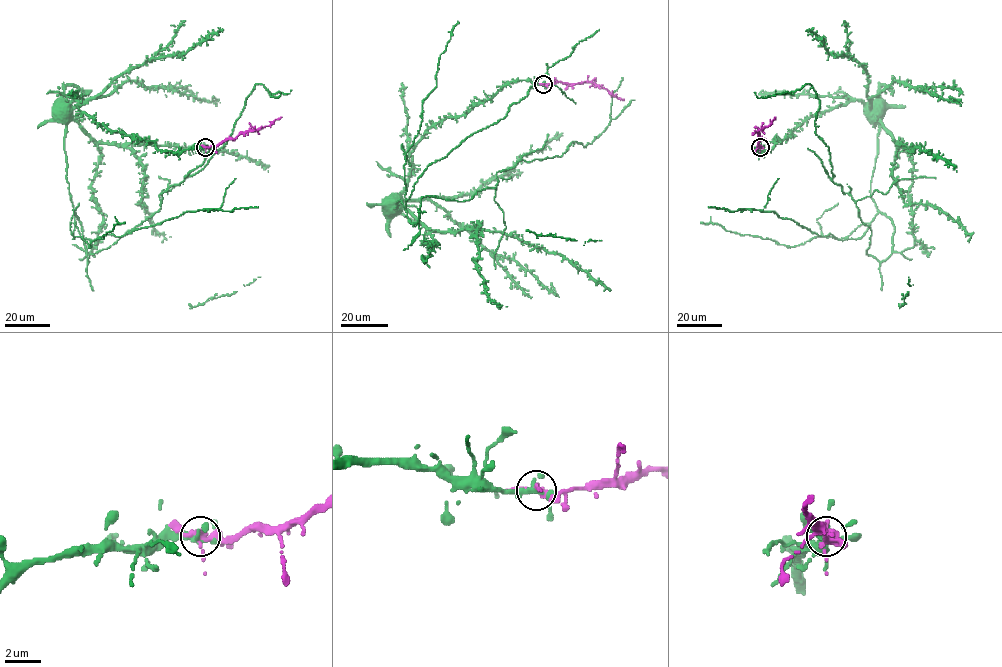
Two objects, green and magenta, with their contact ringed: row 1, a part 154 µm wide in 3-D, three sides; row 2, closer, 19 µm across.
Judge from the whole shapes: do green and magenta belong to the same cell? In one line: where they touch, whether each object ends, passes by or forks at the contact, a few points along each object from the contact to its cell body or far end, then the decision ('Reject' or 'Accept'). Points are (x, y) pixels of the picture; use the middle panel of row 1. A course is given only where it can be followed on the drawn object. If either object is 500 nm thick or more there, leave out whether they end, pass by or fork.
Place: (543, 84). At the ring green passes by. At the ring magenta forks. Course of green: (543, 84), (433, 124), (395, 208), (414, 226), (422, 197), (468, 200), (585, 147), (622, 77). Course of magenta: (543, 84), (593, 82), (623, 100). Accept

